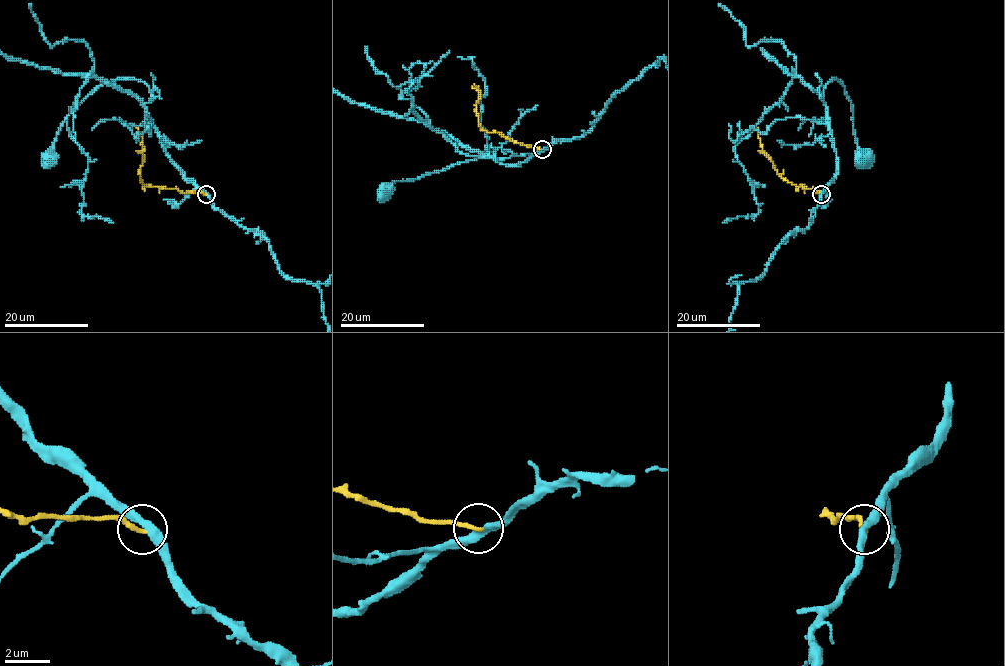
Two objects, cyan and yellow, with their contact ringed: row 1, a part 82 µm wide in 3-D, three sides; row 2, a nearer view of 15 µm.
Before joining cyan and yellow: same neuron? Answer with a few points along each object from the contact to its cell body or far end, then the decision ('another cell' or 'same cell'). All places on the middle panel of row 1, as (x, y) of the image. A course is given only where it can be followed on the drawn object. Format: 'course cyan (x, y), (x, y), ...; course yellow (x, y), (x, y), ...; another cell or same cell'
course cyan (542, 149), (520, 164), (506, 164), (481, 153), (485, 151), (476, 158), (415, 179), (399, 180), (385, 191); course yellow (542, 149), (520, 144), (497, 132), (486, 132), (480, 123), (476, 104), (479, 88), (472, 86); another cell

